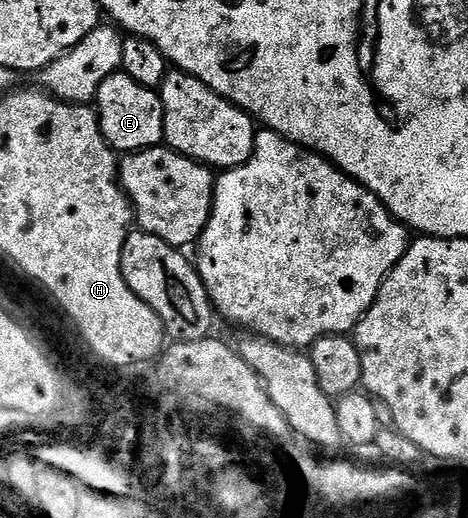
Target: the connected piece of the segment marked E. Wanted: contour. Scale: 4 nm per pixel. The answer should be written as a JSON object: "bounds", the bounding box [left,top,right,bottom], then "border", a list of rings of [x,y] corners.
{"bounds":[94,73,164,153],"border":[[[117,73],[106,77],[94,100],[96,116],[100,118],[100,132],[117,153],[141,151],[164,143],[164,106],[159,90],[138,85],[134,77]]]}

